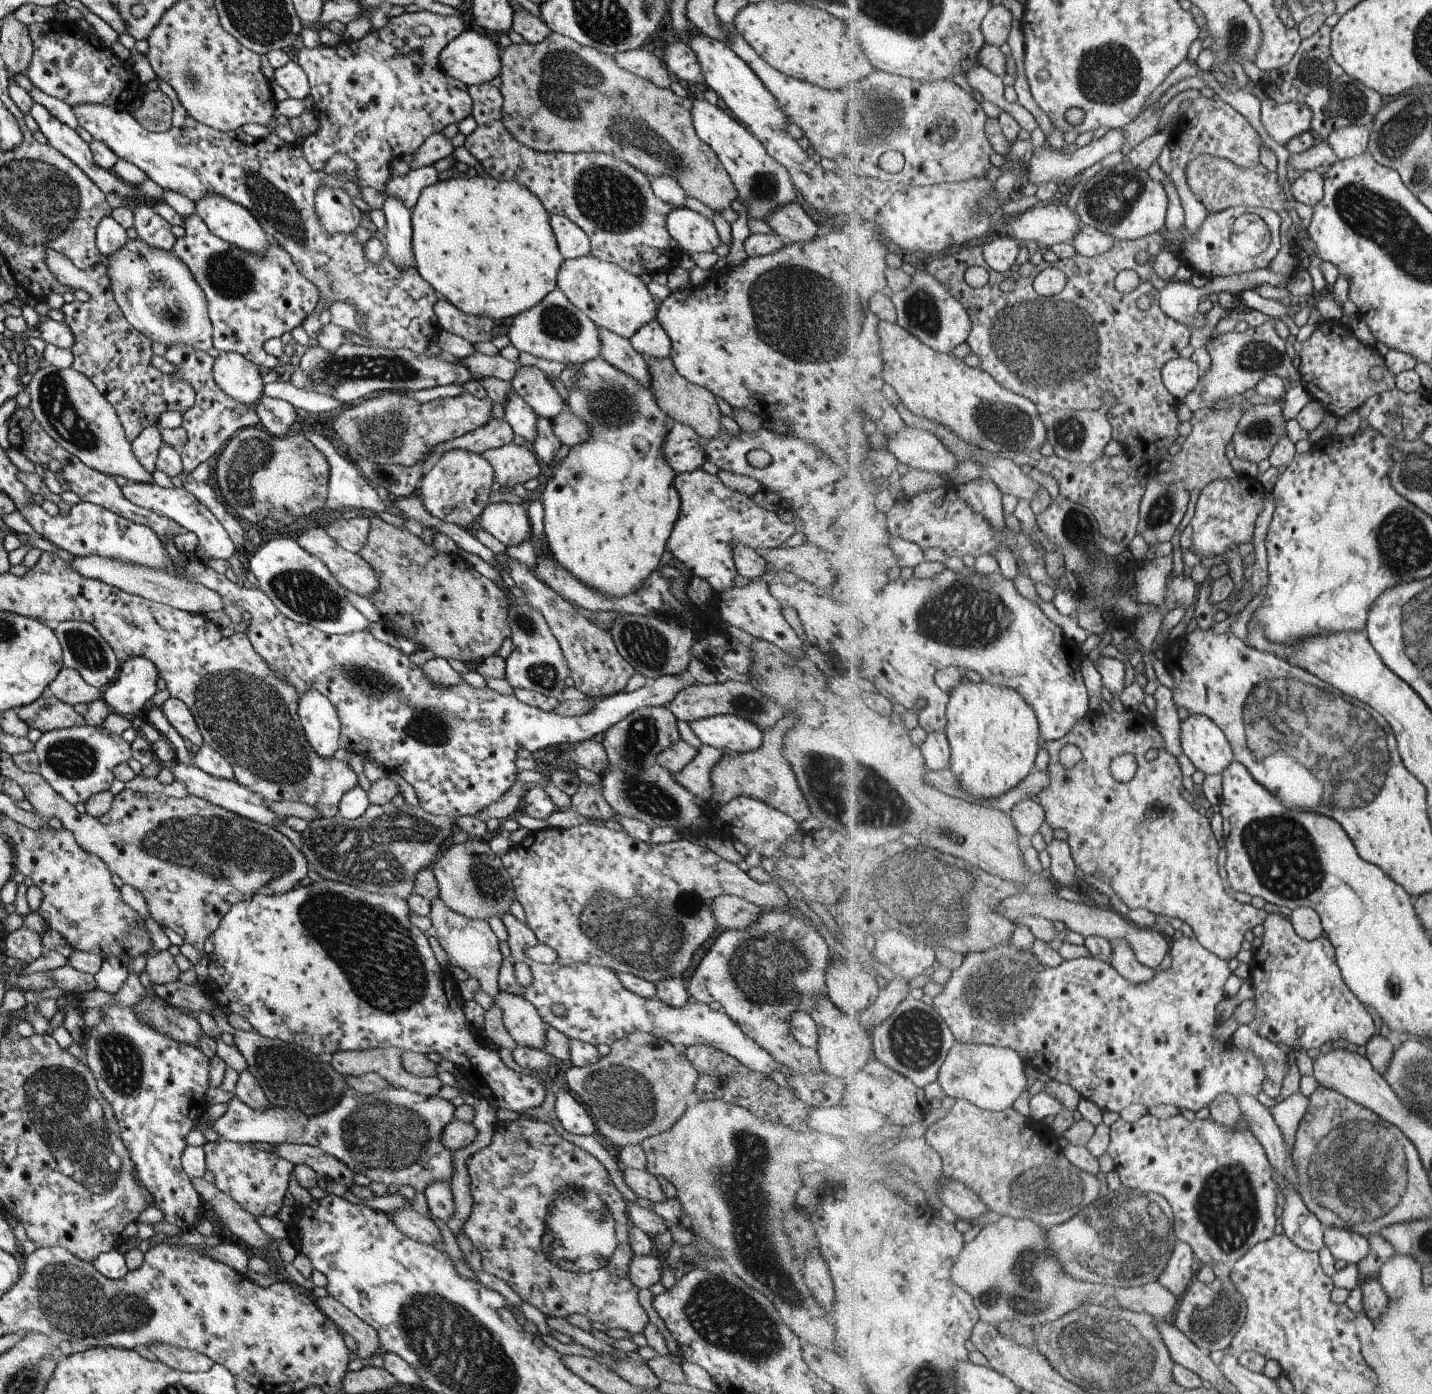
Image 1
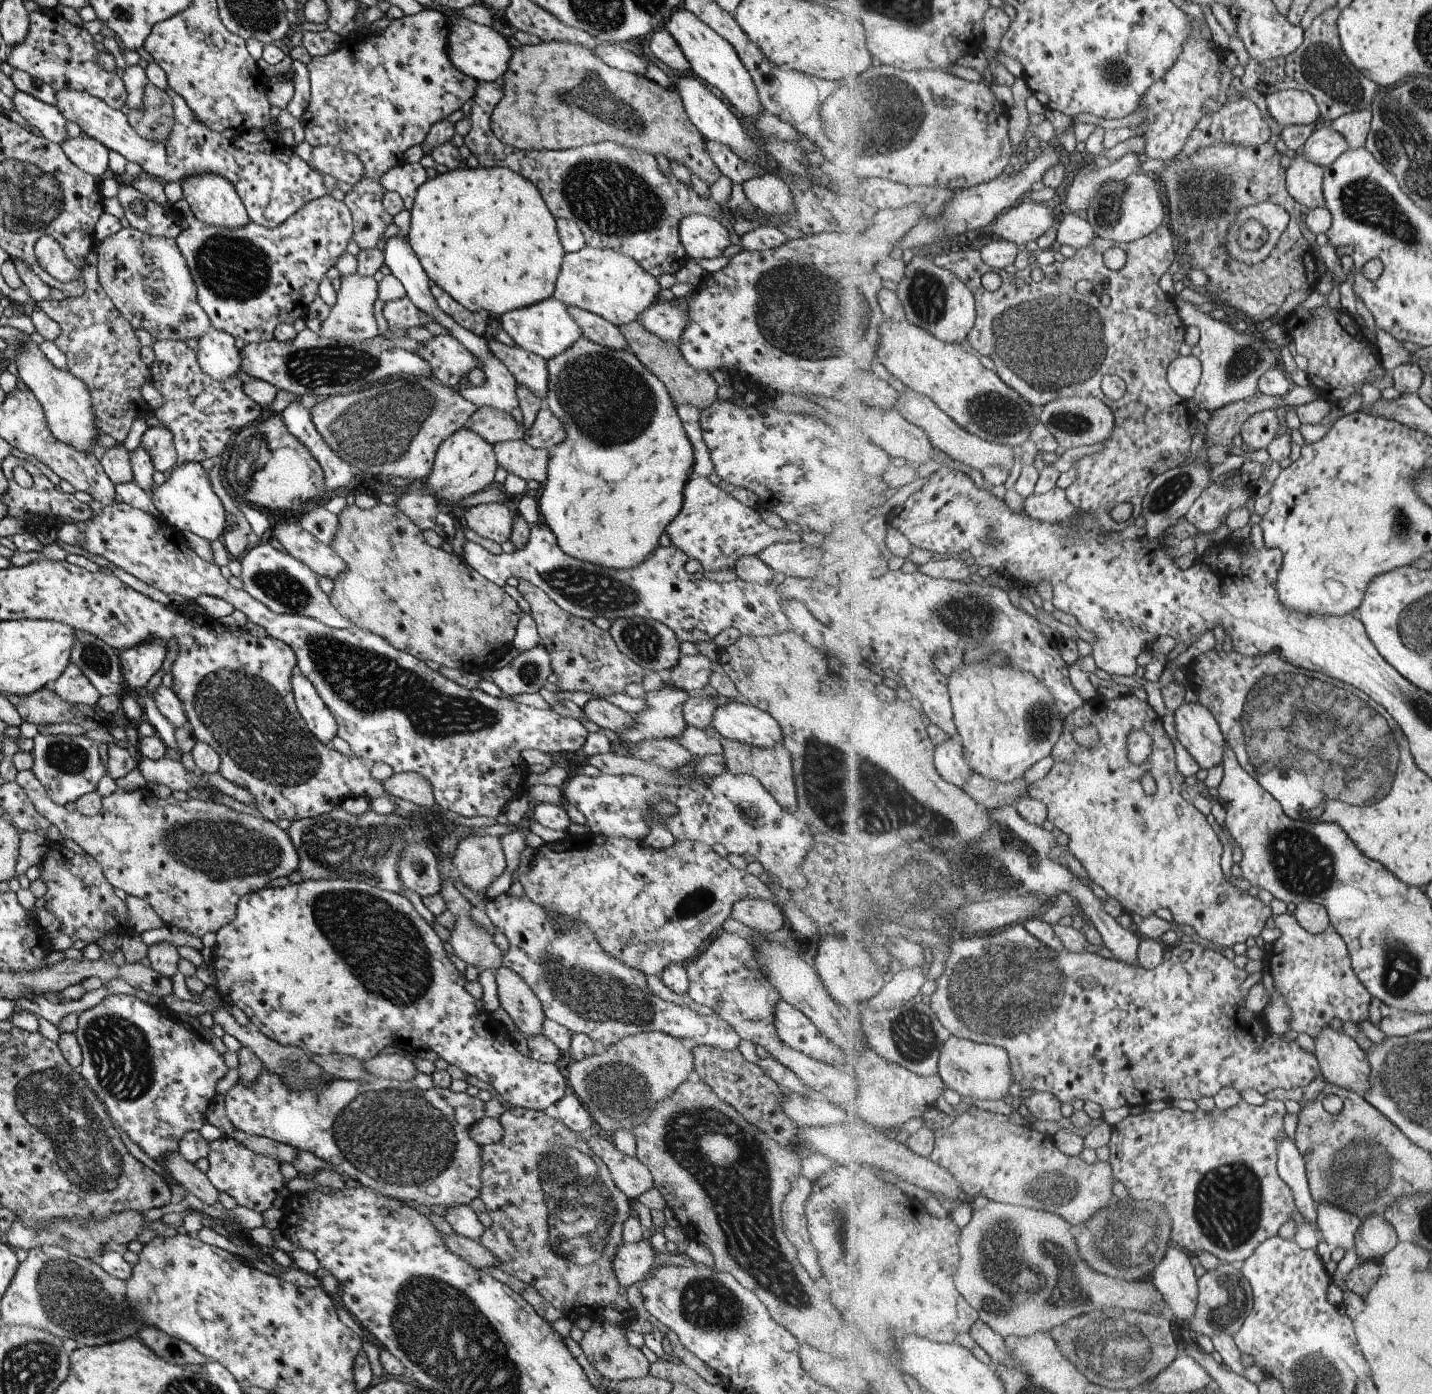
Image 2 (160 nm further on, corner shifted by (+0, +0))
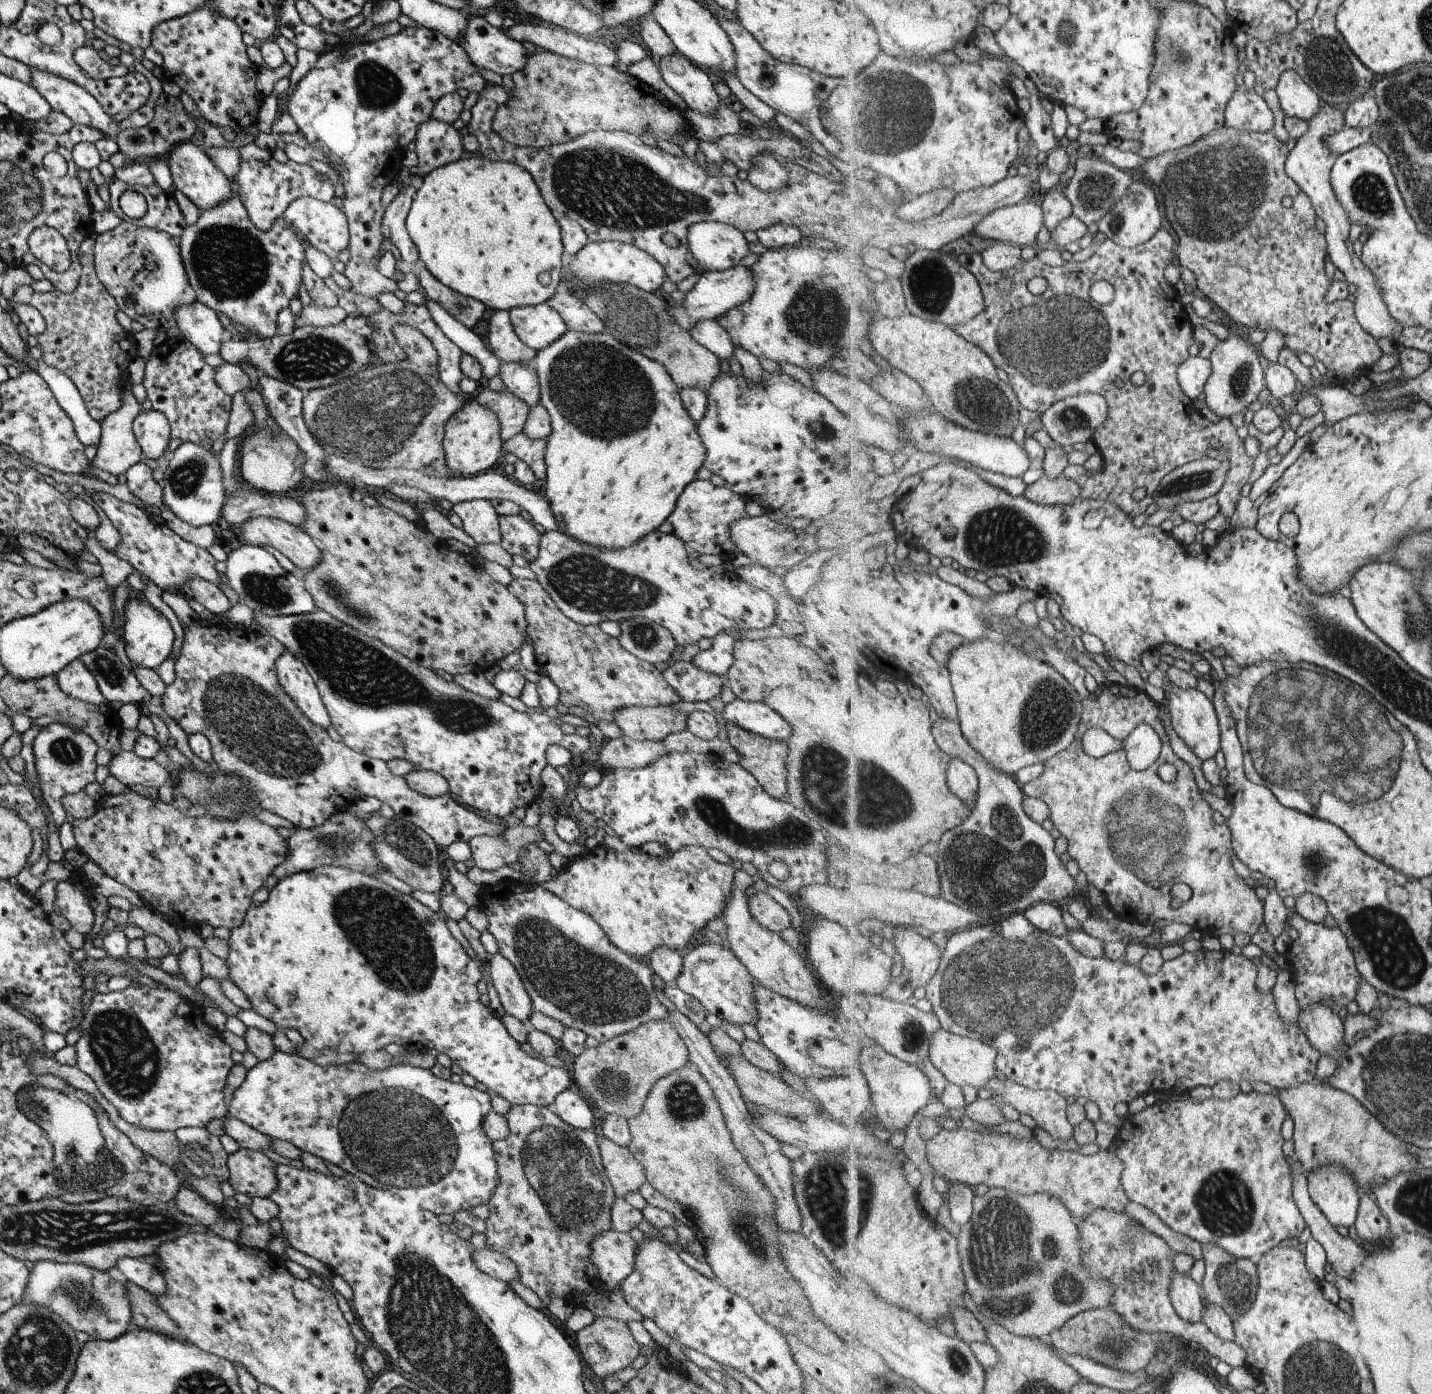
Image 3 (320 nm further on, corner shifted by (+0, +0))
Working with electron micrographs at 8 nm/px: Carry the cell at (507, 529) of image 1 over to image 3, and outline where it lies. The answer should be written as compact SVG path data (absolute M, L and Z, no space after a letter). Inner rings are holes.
M485 499L461 501L450 506L461 521L461 529L471 537L477 545L484 542L499 544L498 514Z

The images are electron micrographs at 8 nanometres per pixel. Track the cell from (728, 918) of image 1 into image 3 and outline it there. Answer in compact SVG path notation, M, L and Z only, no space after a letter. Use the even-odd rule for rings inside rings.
M757 891L747 896L746 901L751 916L762 927L776 933L789 927L787 912L765 891Z

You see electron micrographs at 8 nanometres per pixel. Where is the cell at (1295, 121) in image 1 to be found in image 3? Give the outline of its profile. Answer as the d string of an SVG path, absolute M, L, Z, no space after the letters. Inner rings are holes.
M1295 69L1286 70L1280 75L1276 91L1282 109L1289 116L1311 122L1323 107L1318 92Z

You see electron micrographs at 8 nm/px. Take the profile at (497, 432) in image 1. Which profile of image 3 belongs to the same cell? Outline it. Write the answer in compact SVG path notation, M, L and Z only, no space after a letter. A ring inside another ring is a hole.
M485 388L476 394L475 400L496 414L501 440L506 441L522 431L530 408L519 397L505 389L495 392Z

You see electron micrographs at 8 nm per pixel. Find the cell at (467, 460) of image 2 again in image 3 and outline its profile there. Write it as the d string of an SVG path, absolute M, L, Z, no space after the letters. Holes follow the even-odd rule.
M469 395L445 422L441 443L448 469L455 472L455 476L468 477L490 469L502 457L502 441L496 414Z

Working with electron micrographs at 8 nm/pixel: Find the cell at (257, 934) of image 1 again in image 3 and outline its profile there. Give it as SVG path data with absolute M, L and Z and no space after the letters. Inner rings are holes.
M325 865L285 877L268 892L267 899L261 906L253 908L250 904L243 922L237 928L230 930L227 942L229 949L225 961L229 970L229 981L245 994L253 1005L254 1012L274 1022L277 1029L294 1028L307 1044L317 1050L328 1048L333 1052L351 1053L357 1056L383 1049L385 1044L392 1042L404 1048L411 1048L416 1052L427 1052L433 1048L433 1050L448 1056L450 1062L455 1063L462 1072L467 1072L477 1082L481 1082L488 1092L503 1097L510 1105L546 1107L562 1090L572 1086L566 1068L549 1066L524 1053L520 1044L506 1033L503 1023L493 1011L481 1004L480 994L477 993L475 987L475 984L482 978L481 961L478 958L472 959L465 953L459 942L451 936L445 927L443 918L439 918L436 912L413 899L410 894L400 893L380 881L377 876L348 868Z

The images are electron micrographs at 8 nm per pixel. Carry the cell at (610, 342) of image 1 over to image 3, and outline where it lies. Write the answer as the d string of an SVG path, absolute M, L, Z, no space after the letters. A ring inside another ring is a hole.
M558 288L546 302L555 309L561 320L565 323L567 331L579 331L584 333L600 333L604 330L602 321L589 310L586 304L573 294Z

